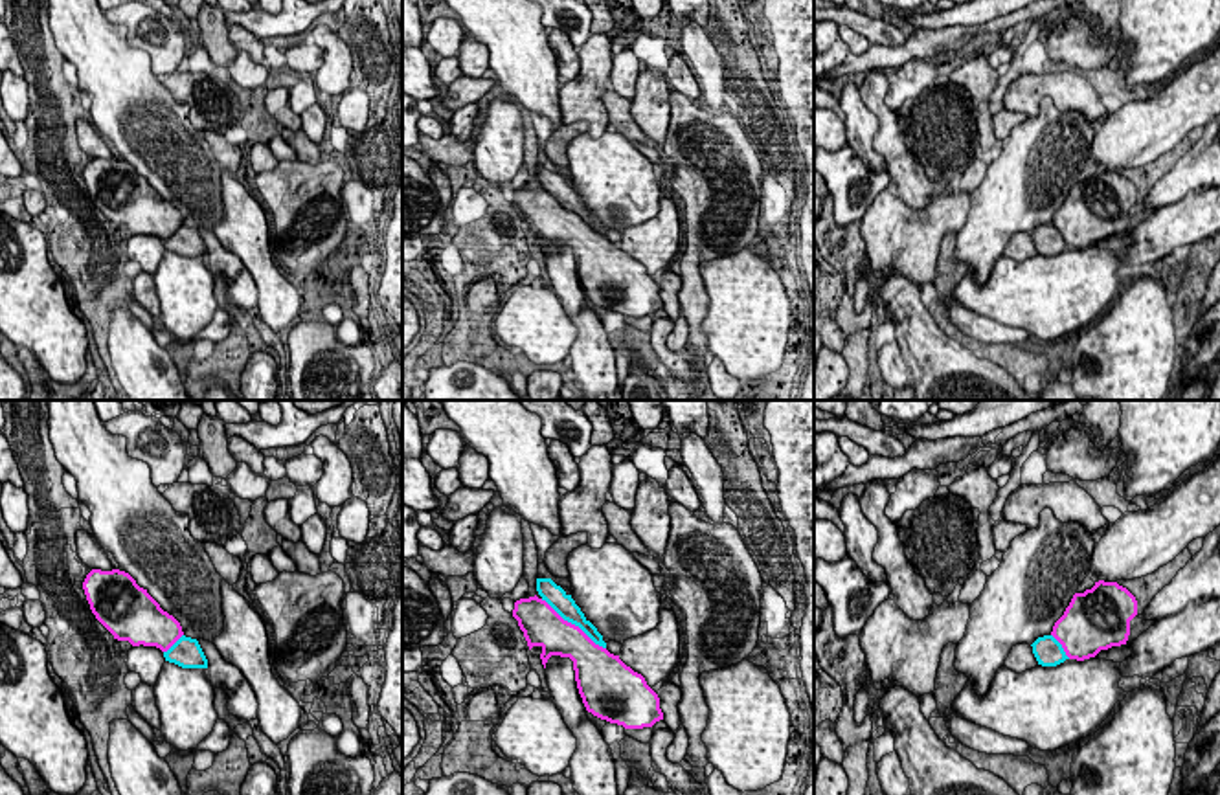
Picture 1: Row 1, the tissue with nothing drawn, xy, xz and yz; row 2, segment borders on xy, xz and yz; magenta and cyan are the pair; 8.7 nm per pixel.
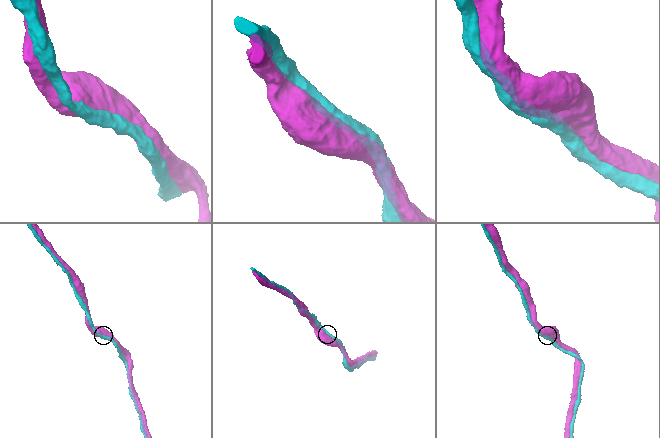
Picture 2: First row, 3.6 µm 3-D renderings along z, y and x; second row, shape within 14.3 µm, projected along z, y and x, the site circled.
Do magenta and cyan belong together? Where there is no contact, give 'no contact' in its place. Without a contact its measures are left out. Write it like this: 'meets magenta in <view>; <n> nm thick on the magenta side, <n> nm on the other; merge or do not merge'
meets magenta in xz; 340 nm thick on the magenta side, 180 nm on the other; merge

